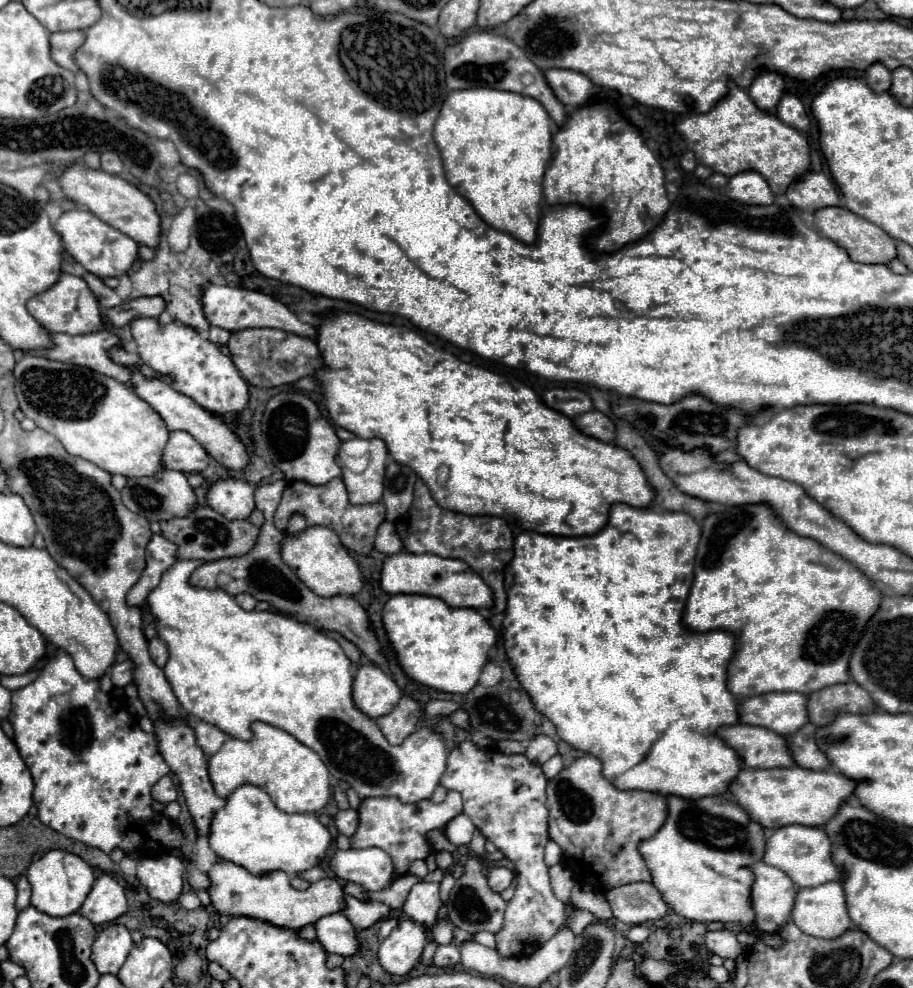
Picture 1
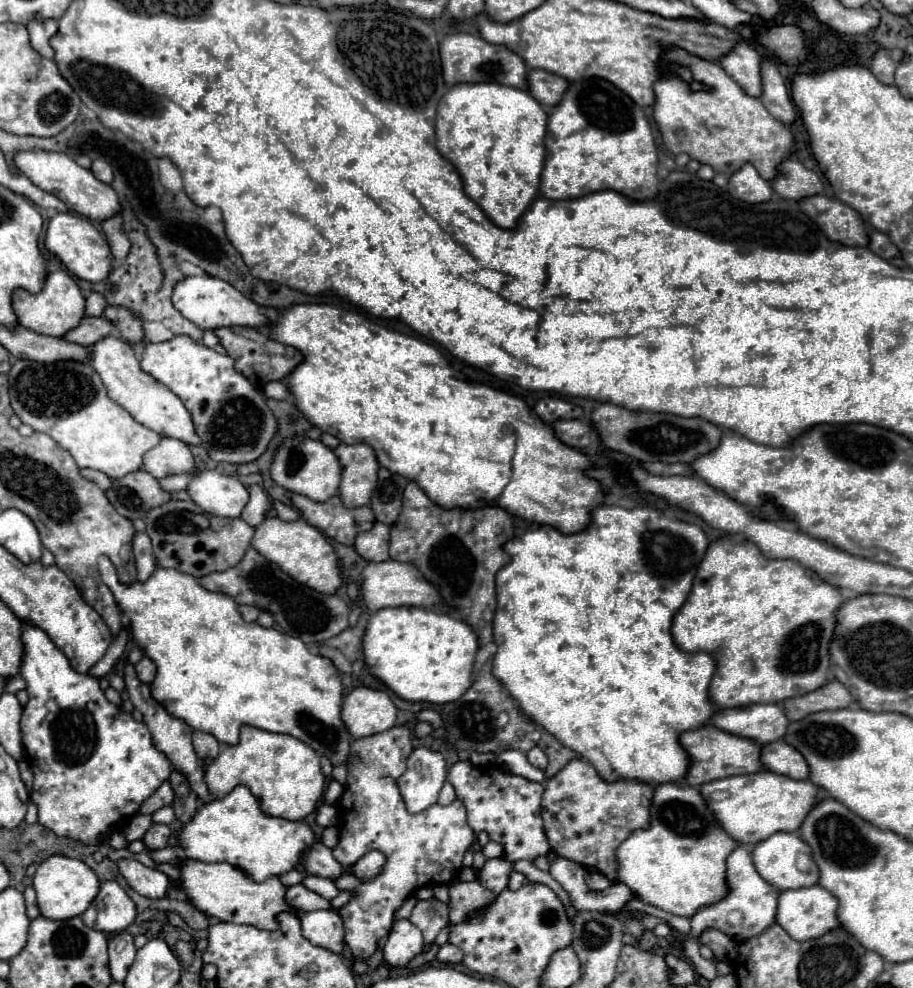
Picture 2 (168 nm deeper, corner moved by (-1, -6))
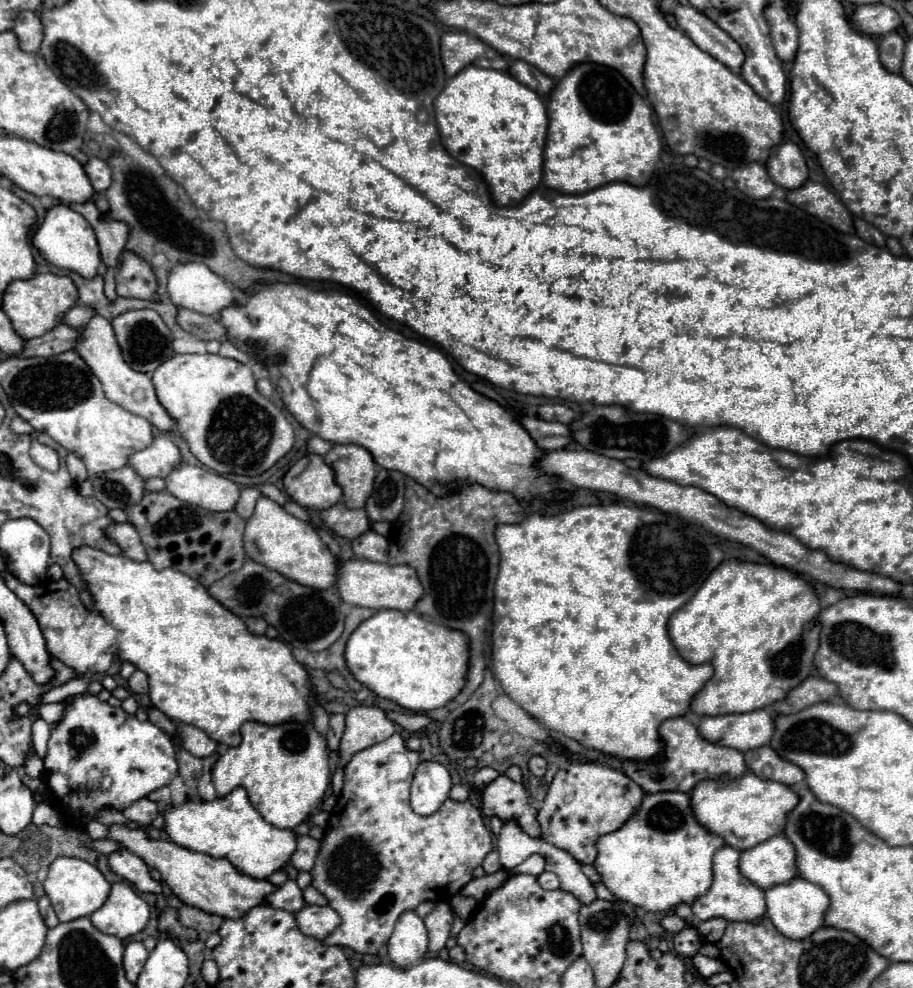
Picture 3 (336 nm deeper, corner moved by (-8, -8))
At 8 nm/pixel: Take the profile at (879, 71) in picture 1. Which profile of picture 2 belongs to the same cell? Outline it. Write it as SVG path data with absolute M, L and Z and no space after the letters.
M881 48L881 50L875 52L873 62L871 62L871 72L873 72L873 76L875 76L879 82L891 86L891 84L893 84L895 68L897 68L897 60L895 60L885 48Z

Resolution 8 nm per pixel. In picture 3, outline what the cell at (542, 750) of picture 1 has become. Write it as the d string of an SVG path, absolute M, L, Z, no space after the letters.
M532 756L532 758L528 760L528 770L530 770L530 774L542 778L544 772L546 772L546 760L544 760L542 756Z

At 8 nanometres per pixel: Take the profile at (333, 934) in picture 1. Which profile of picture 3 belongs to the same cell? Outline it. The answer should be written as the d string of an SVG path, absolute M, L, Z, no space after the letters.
M304 906L294 918L300 932L318 940L324 940L340 924L340 916L330 906Z

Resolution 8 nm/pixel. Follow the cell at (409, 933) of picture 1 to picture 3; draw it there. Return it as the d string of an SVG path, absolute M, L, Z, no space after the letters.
M414 910L404 912L398 918L394 932L388 940L388 956L392 964L406 968L412 962L424 958L426 950L428 950L428 934L424 920L416 916Z

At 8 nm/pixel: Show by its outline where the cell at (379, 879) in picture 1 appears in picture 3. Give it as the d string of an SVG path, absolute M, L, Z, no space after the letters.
M298 836L298 838L296 838L296 850L294 850L292 858L290 858L290 864L292 864L296 870L306 870L306 872L310 872L314 860L316 860L318 848L320 848L320 844L318 844L318 840L314 840L312 836Z

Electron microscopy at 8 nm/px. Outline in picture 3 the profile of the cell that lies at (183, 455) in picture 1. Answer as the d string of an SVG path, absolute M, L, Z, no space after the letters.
M162 434L154 436L152 444L146 446L144 450L138 450L132 456L128 456L128 466L132 466L134 472L142 478L152 478L152 476L164 478L180 462L182 462L180 450Z

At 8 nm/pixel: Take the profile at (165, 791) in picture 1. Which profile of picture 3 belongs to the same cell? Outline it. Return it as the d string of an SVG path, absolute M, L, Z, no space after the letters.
M142 798L142 800L134 802L134 804L130 804L128 808L124 808L122 814L124 814L128 820L136 822L138 826L150 826L152 820L158 816L158 804Z

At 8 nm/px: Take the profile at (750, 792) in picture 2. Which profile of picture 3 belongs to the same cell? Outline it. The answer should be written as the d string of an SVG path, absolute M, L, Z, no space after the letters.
M752 772L728 782L702 780L690 790L688 796L696 822L712 834L722 836L726 846L740 852L780 834L784 828L784 816L796 806L796 794L792 788L772 780L760 780L758 776L752 776Z

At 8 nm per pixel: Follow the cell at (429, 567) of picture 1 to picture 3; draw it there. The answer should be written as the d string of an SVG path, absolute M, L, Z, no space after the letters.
M370 560L342 562L338 566L338 574L336 574L336 590L338 590L342 602L346 602L350 606L364 606L364 608L374 608L374 610L382 610L382 608L412 610L422 592L414 568L376 564Z

